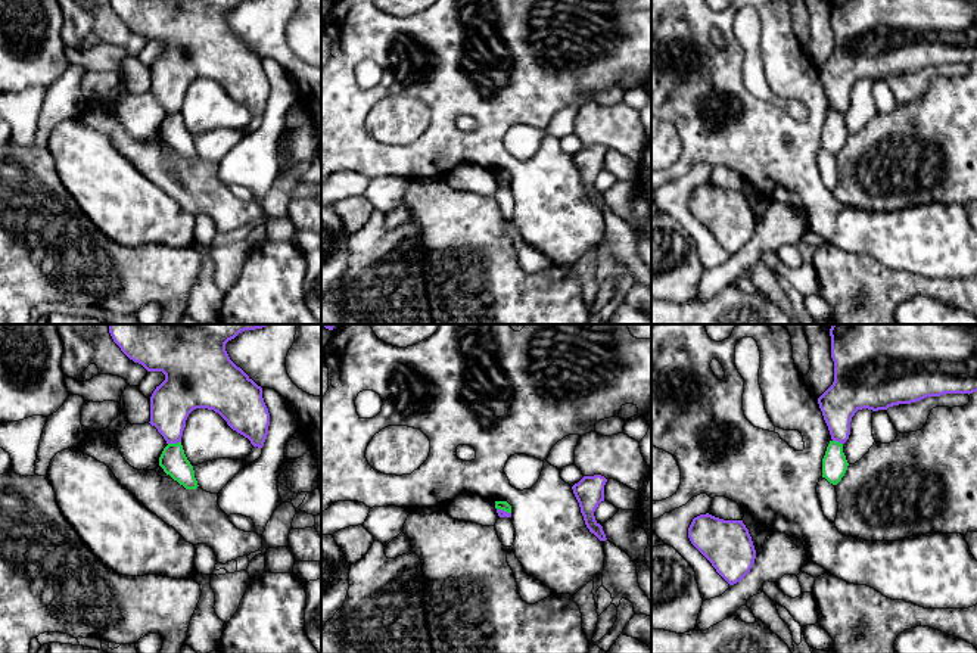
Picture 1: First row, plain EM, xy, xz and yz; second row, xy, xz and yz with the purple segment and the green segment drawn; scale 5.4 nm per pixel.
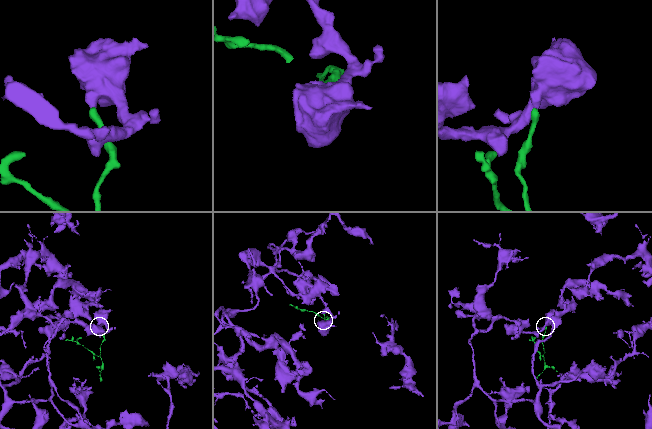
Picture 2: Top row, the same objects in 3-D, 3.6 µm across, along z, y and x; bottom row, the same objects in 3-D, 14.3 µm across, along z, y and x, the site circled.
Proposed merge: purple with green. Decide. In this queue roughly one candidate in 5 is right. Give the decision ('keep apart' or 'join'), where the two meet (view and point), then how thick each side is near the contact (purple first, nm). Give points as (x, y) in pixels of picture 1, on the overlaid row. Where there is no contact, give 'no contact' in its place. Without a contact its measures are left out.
keep apart | xy (174, 442) | 240/150 nm

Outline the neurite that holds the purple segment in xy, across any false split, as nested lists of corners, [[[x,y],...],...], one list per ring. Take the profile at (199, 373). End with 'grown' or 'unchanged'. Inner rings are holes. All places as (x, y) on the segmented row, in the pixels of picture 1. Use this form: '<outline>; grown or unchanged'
[[[109,324],[109,333],[121,351],[147,371],[162,371],[165,380],[150,397],[150,425],[167,444],[181,442],[189,414],[196,408],[218,413],[227,425],[262,448],[268,435],[270,413],[258,386],[225,351],[225,343],[245,330],[267,324]]]; unchanged

